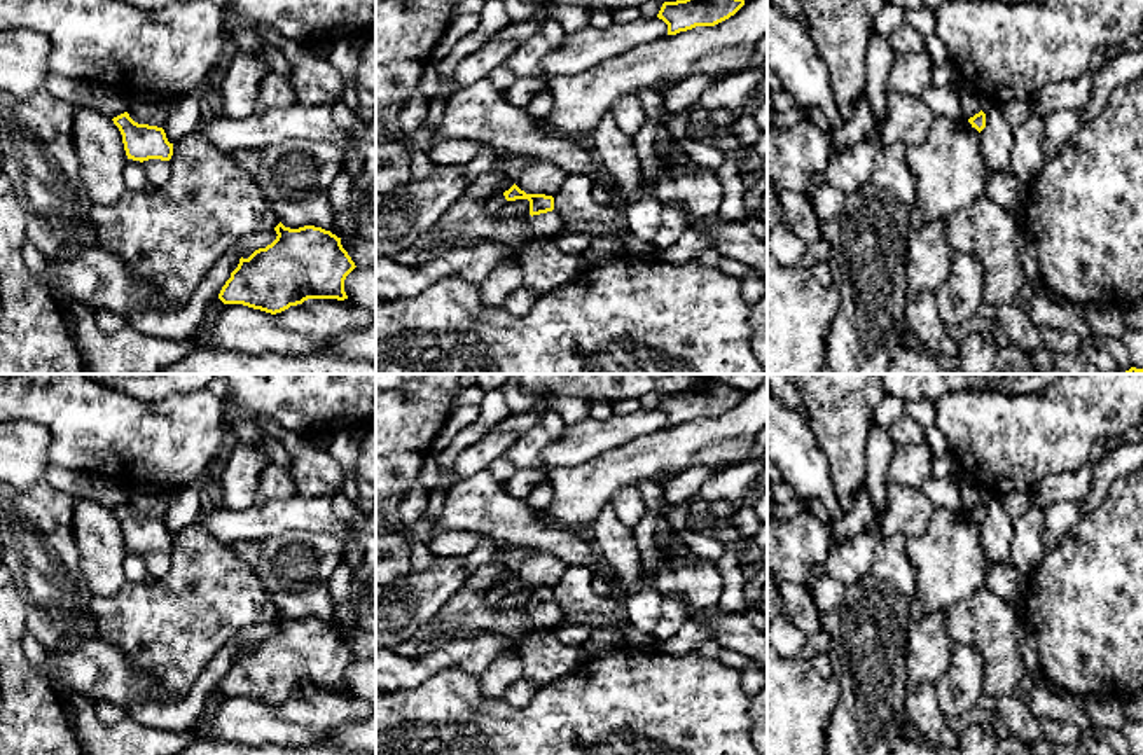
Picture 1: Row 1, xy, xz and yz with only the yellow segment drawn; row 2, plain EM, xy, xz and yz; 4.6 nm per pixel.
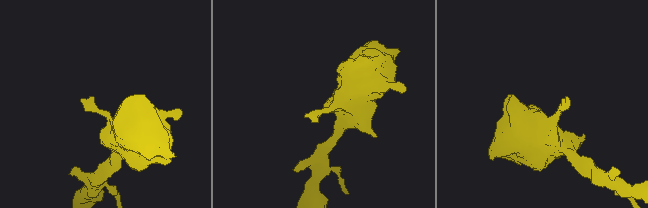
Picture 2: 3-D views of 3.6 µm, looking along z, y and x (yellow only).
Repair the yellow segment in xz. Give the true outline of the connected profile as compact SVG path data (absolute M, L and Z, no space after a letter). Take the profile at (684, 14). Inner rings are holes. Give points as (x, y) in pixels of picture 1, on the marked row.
M676 0L664 2L657 17L668 24L668 35L696 26L715 26L734 16L745 0Z

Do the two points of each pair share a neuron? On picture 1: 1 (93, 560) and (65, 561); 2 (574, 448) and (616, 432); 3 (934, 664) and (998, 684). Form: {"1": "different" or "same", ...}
{"1": "different", "2": "same", "3": "different"}

